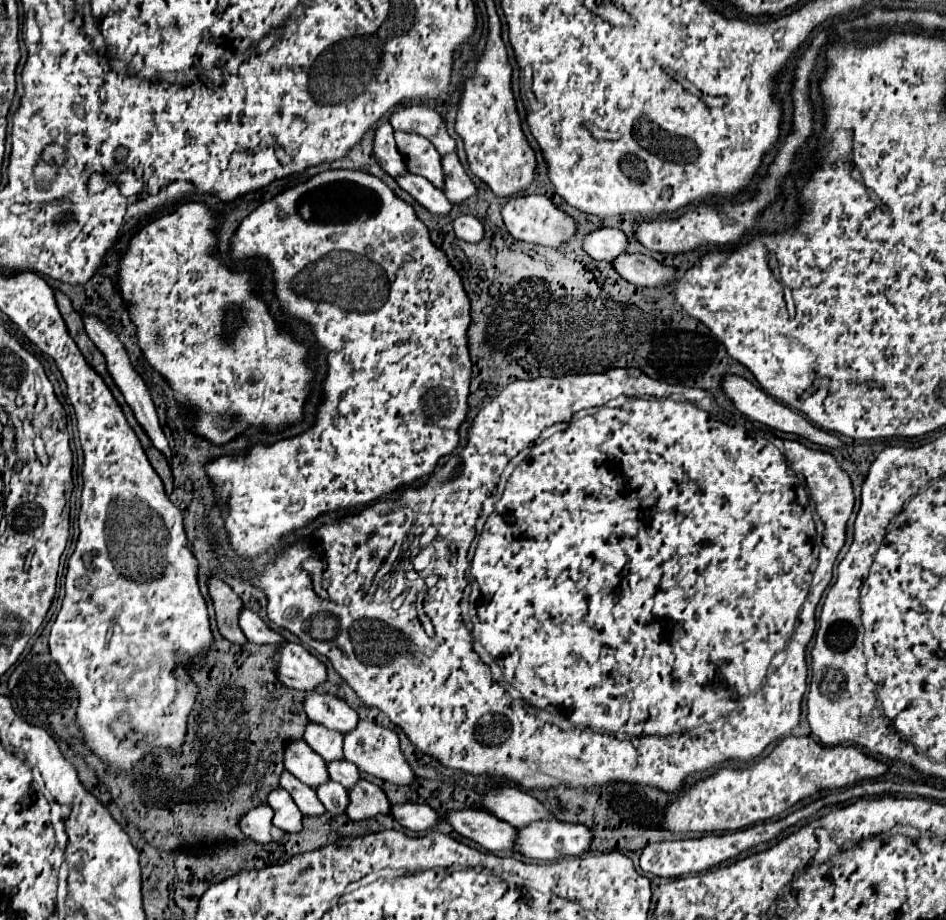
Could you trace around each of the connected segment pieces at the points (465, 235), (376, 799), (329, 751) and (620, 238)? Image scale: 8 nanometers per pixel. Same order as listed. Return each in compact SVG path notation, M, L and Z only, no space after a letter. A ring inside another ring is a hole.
M459 215L453 219L453 231L459 239L463 241L469 241L469 243L477 243L481 241L481 235L485 233L483 231L483 225L477 217L473 215Z
M365 779L357 781L347 793L349 793L347 817L353 821L375 817L379 813L389 813L389 799L385 797L385 793Z
M309 721L303 733L303 741L315 751L319 753L325 761L335 761L335 759L343 759L341 753L341 733L337 731L329 731L327 727Z
M595 229L583 239L583 249L593 259L613 261L613 257L625 253L627 237L619 229Z

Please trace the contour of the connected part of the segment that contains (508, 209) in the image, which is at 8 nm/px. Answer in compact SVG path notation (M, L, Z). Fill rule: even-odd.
M545 195L511 197L507 201L507 205L503 205L501 215L503 215L507 231L519 241L537 243L537 245L545 245L545 247L561 247L565 241L569 241L569 237L575 235L573 219L569 219L567 213L559 211Z

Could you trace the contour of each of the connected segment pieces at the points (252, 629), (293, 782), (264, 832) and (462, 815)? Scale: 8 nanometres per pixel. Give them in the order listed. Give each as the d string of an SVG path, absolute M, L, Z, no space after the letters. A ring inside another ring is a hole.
M241 609L239 613L239 627L243 631L243 635L247 637L247 641L259 643L259 645L283 645L283 637L275 631L271 631L257 613L249 611L249 609Z
M289 771L281 773L279 785L293 797L295 805L299 807L299 811L303 815L317 815L317 813L325 813L325 807L321 805L321 801L317 801L317 793L315 789L311 789L309 785L297 781Z
M259 805L241 817L239 827L249 839L253 839L257 843L279 841L285 833L281 829L277 829L271 823L271 819L273 819L273 809L269 809L269 805Z
M451 809L447 811L449 825L463 837L479 843L487 851L511 851L515 827L489 817L489 813L479 809Z

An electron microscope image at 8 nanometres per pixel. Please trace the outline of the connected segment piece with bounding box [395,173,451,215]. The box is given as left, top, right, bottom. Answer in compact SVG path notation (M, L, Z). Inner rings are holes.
M403 173L403 175L395 177L395 181L403 191L407 191L429 213L437 213L437 215L449 213L449 209L451 209L449 199L445 199L441 189L429 185L429 181L425 181L425 177L417 177L413 173Z

